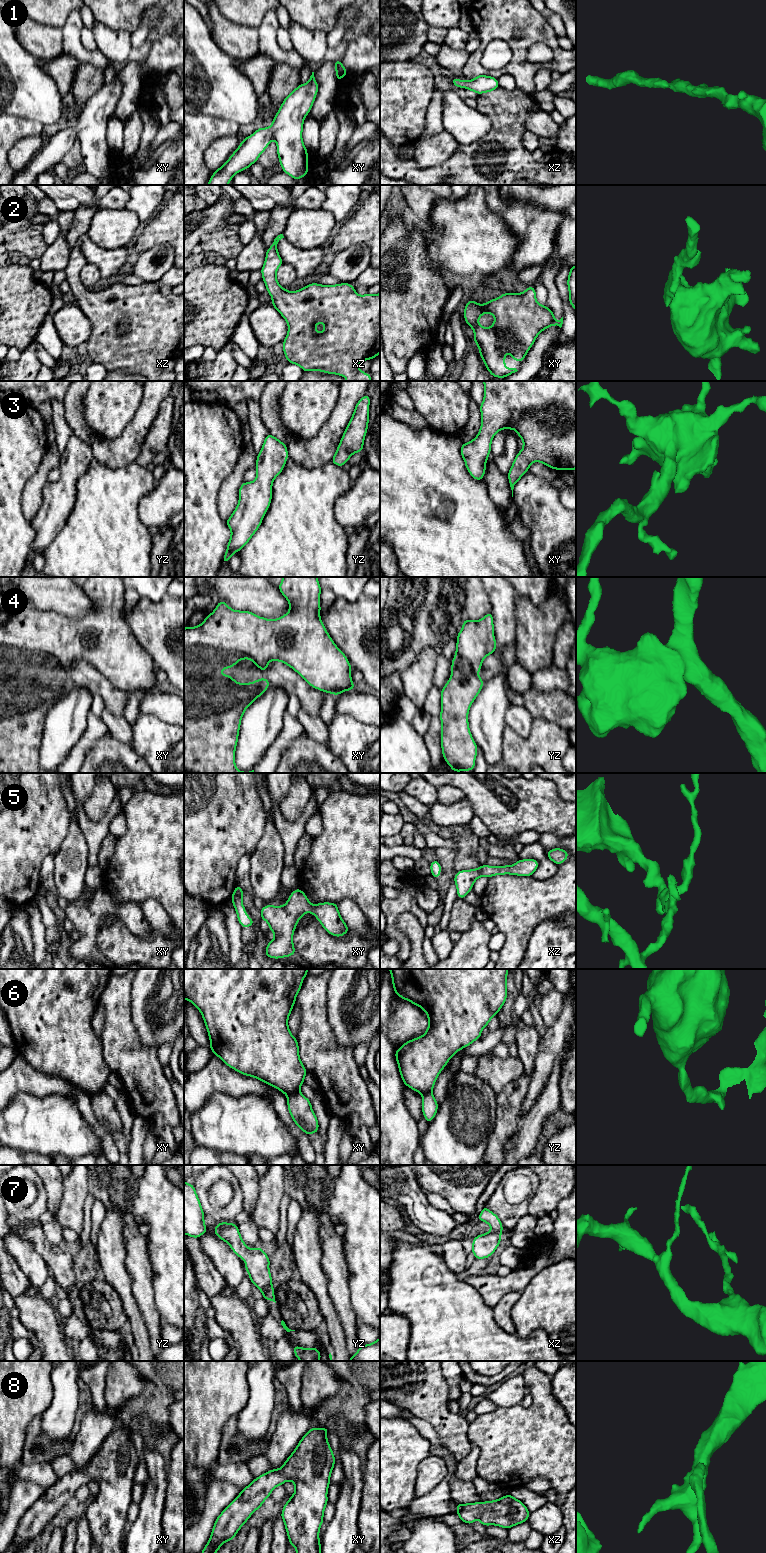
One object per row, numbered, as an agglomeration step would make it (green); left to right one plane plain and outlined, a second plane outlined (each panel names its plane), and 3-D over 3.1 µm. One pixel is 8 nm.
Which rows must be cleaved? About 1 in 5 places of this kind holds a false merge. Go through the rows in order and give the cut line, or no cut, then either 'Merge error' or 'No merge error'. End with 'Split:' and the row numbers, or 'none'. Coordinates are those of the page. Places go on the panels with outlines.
1: No split. No merge error
2: No split. No merge error
3: No split. No merge error
4: No split. No merge error
5: No split. No merge error
6: Split along xy (298, 1090), (287, 1096). Merge error
7: No split. No merge error
8: No split. No merge error
Split: 6

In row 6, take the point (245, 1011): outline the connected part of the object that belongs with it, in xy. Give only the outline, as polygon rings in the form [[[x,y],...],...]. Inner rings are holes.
[[[184,969],[184,999],[190,1001],[200,1011],[209,1035],[210,1049],[214,1055],[217,1055],[235,1071],[259,1079],[288,1096],[299,1091],[308,1072],[299,1057],[297,1039],[291,1034],[288,1027],[288,1018],[302,987],[302,981],[307,974],[308,969]]]

